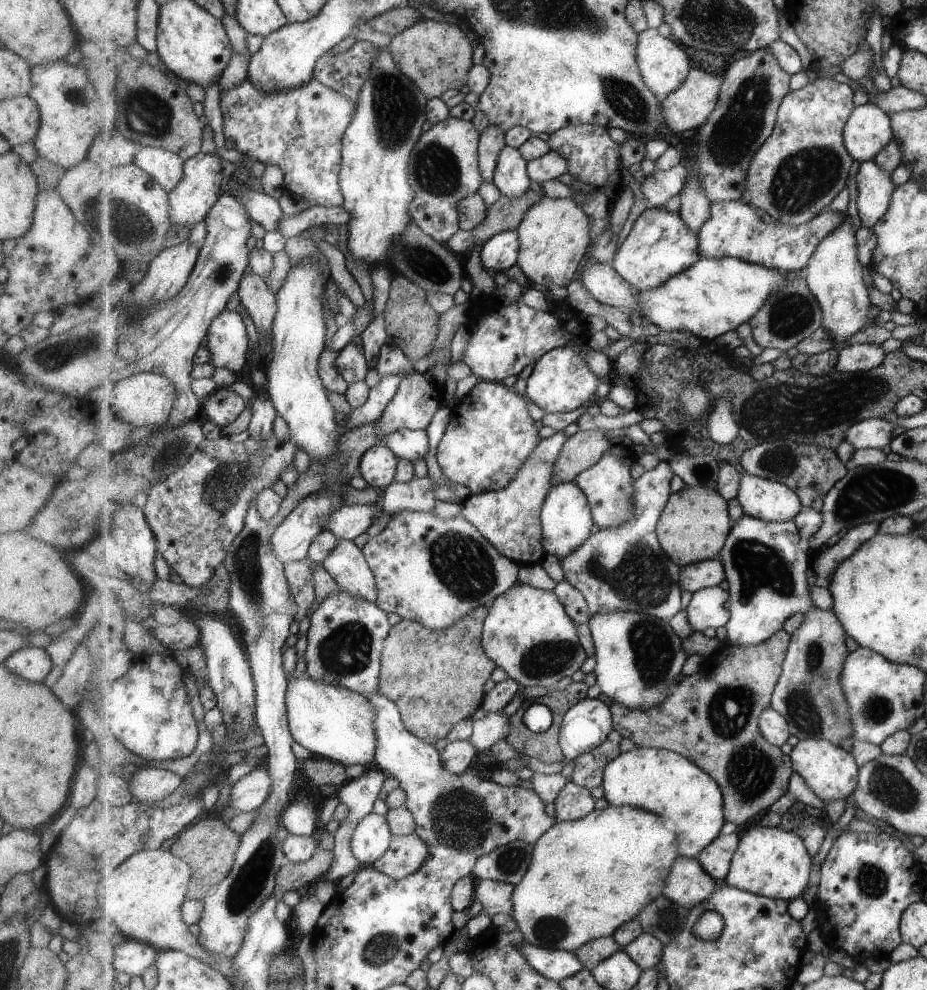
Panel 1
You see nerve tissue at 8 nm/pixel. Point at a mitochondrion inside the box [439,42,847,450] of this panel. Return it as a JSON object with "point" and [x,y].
{"point":[734,138]}

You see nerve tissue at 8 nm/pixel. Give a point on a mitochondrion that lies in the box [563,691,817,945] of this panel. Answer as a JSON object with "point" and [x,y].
{"point":[749,771]}

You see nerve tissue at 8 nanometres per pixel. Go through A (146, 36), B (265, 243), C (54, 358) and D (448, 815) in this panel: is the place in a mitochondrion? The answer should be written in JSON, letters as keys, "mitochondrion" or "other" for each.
{"A":"other","B":"other","C":"mitochondrion","D":"mitochondrion"}

